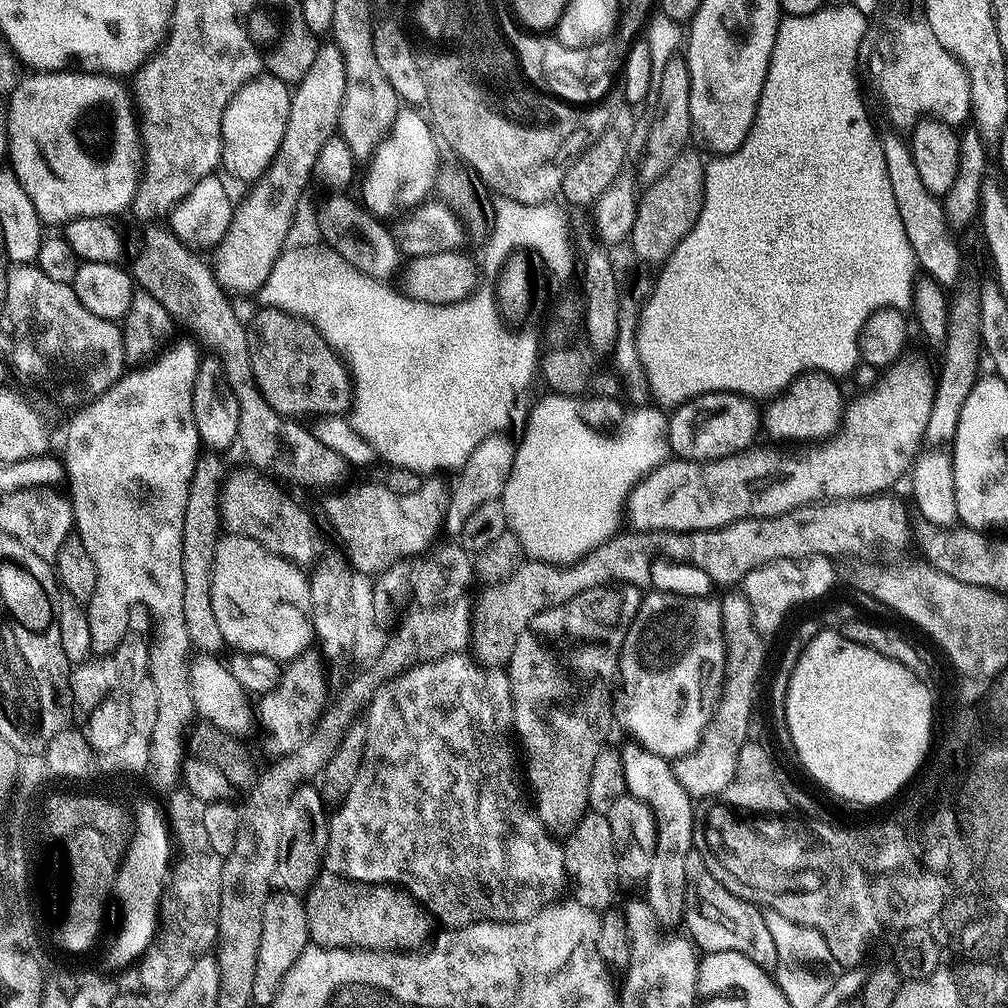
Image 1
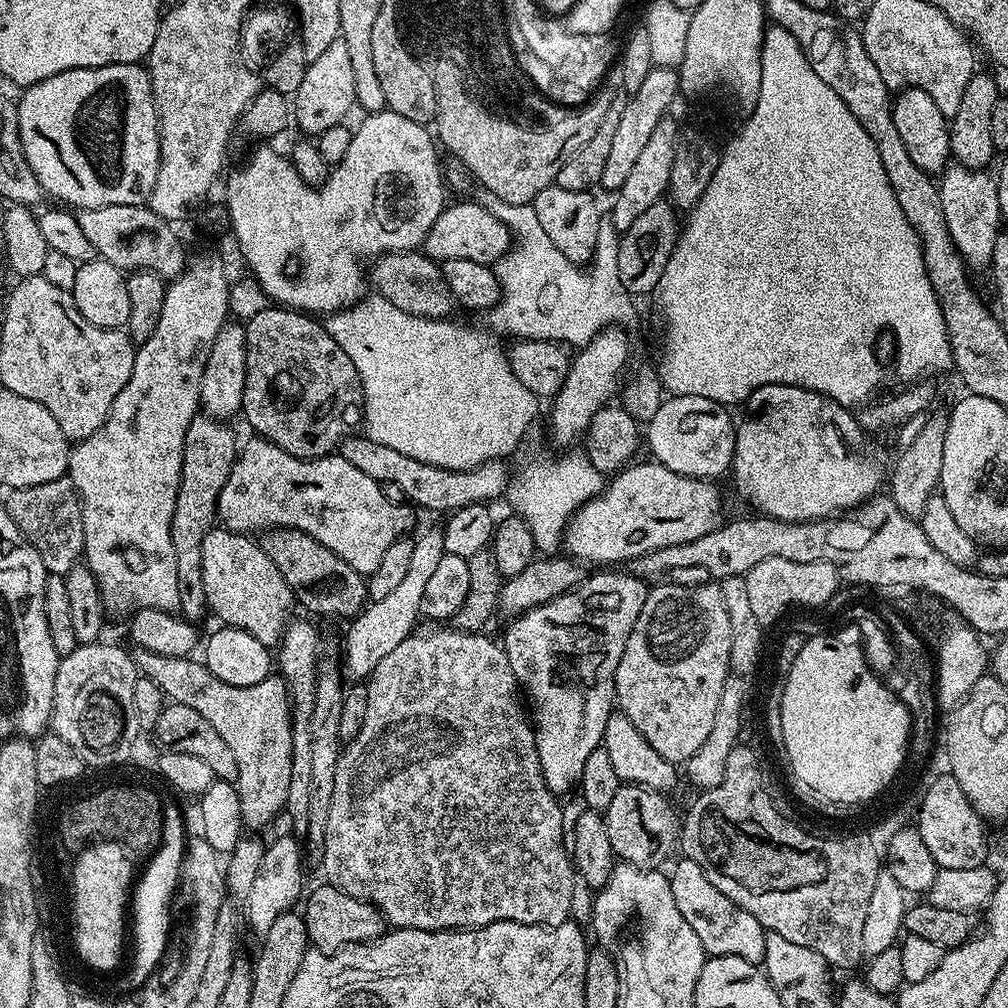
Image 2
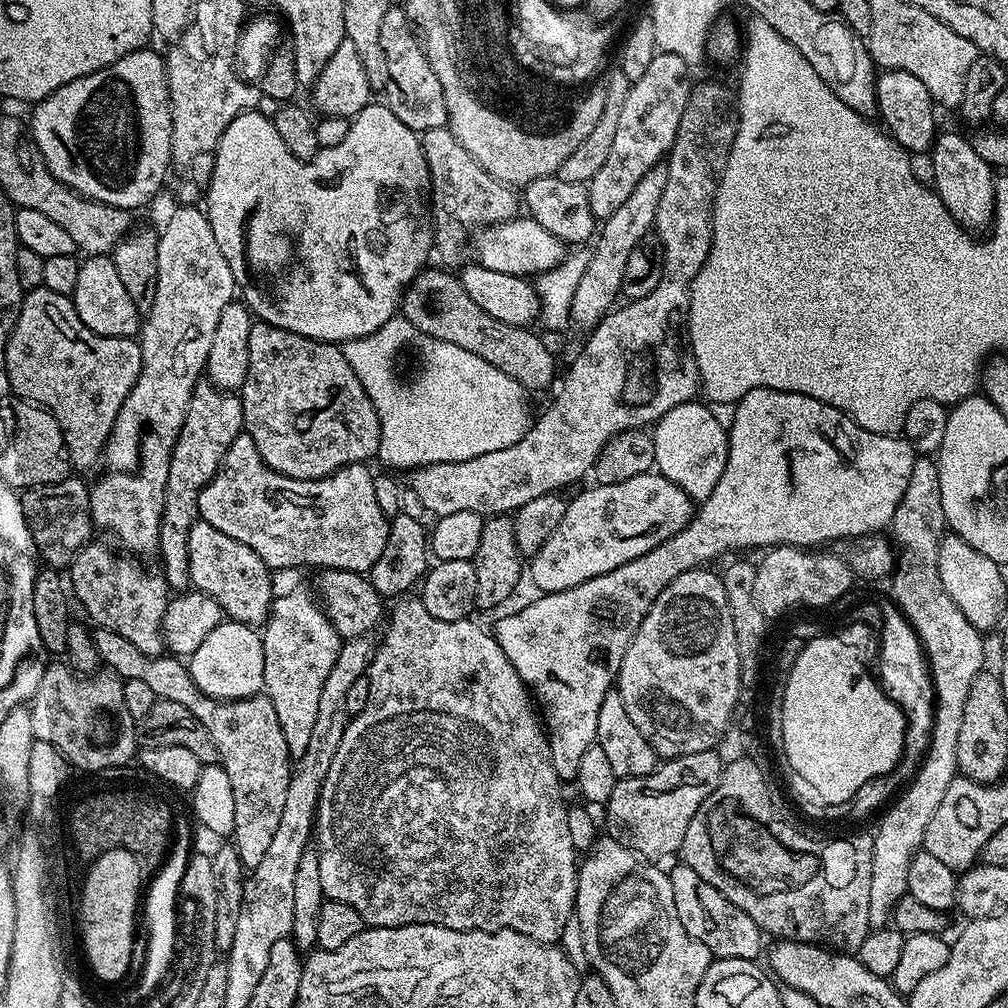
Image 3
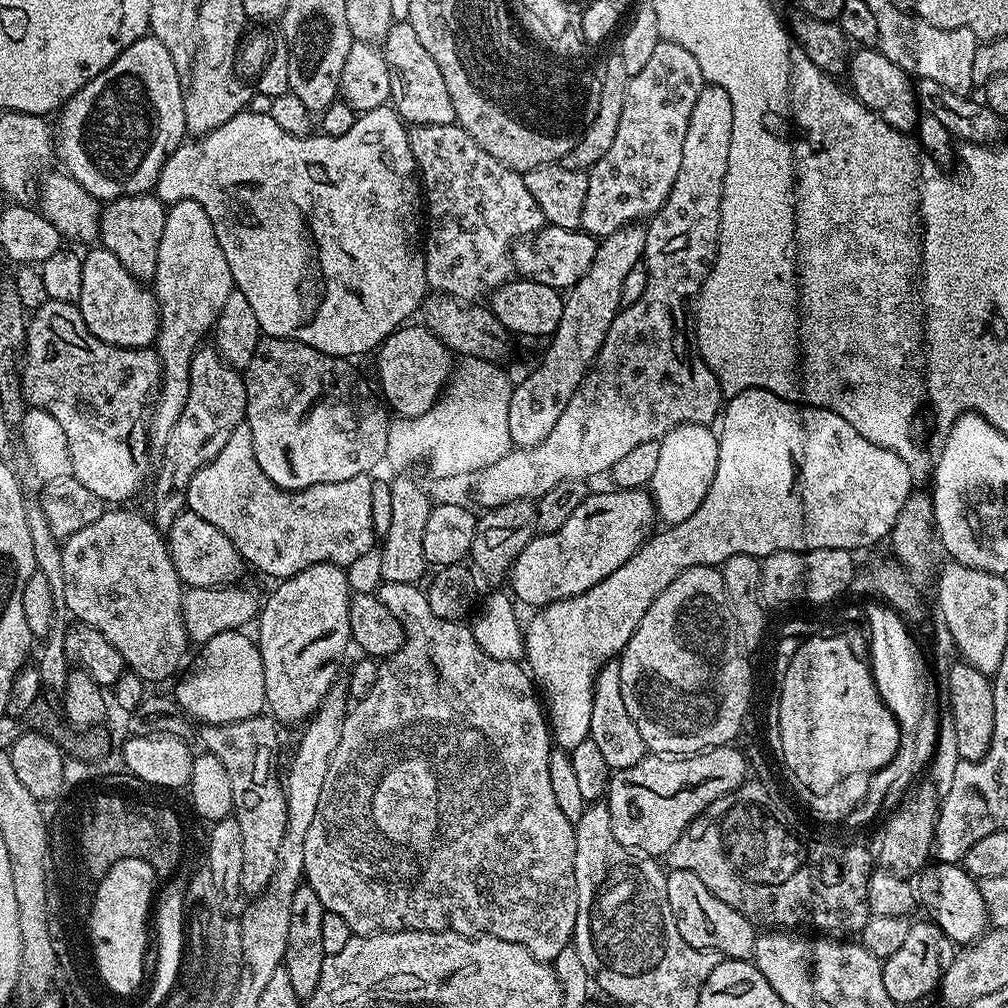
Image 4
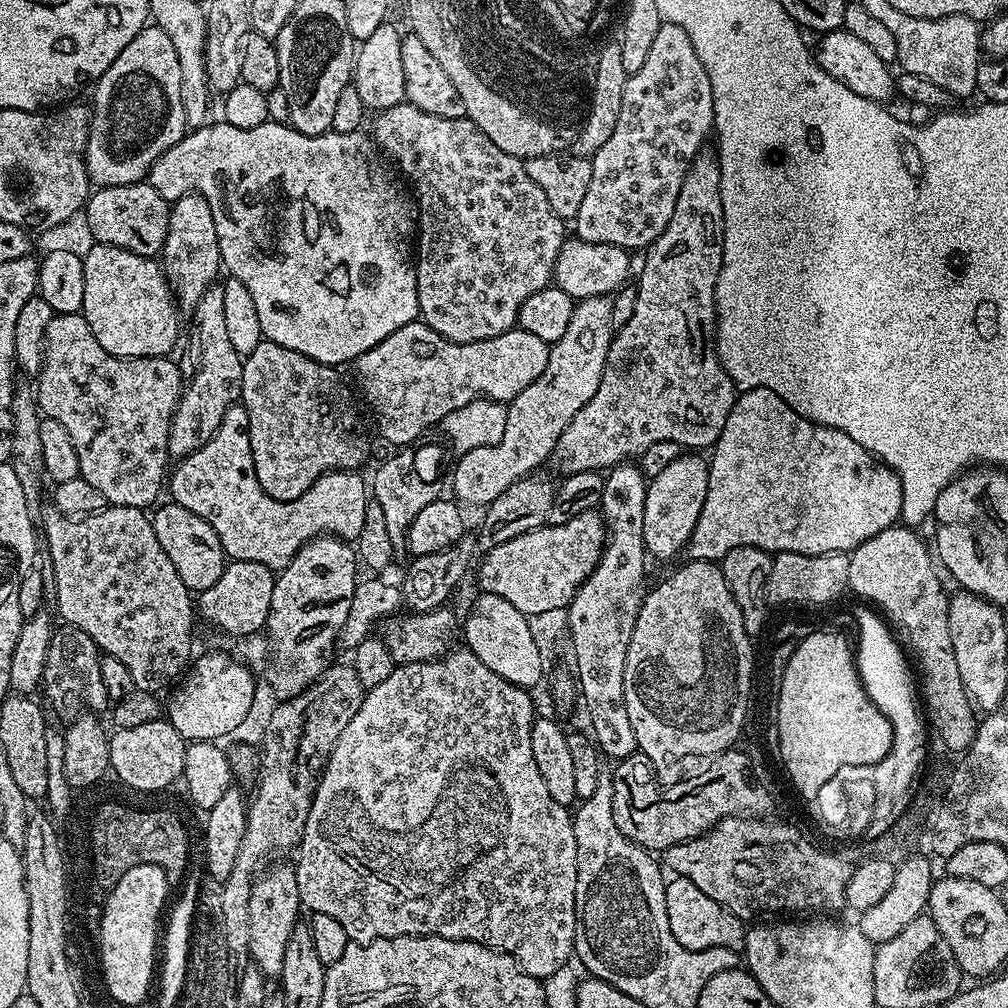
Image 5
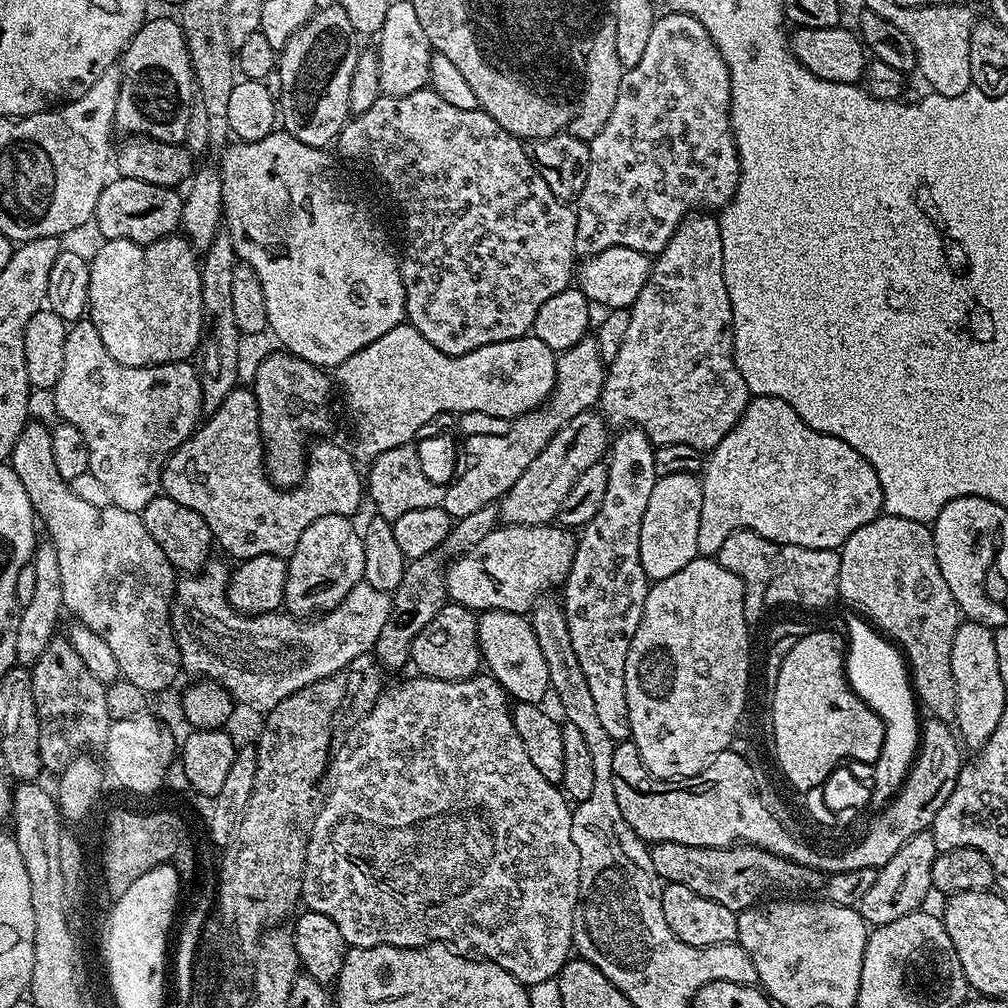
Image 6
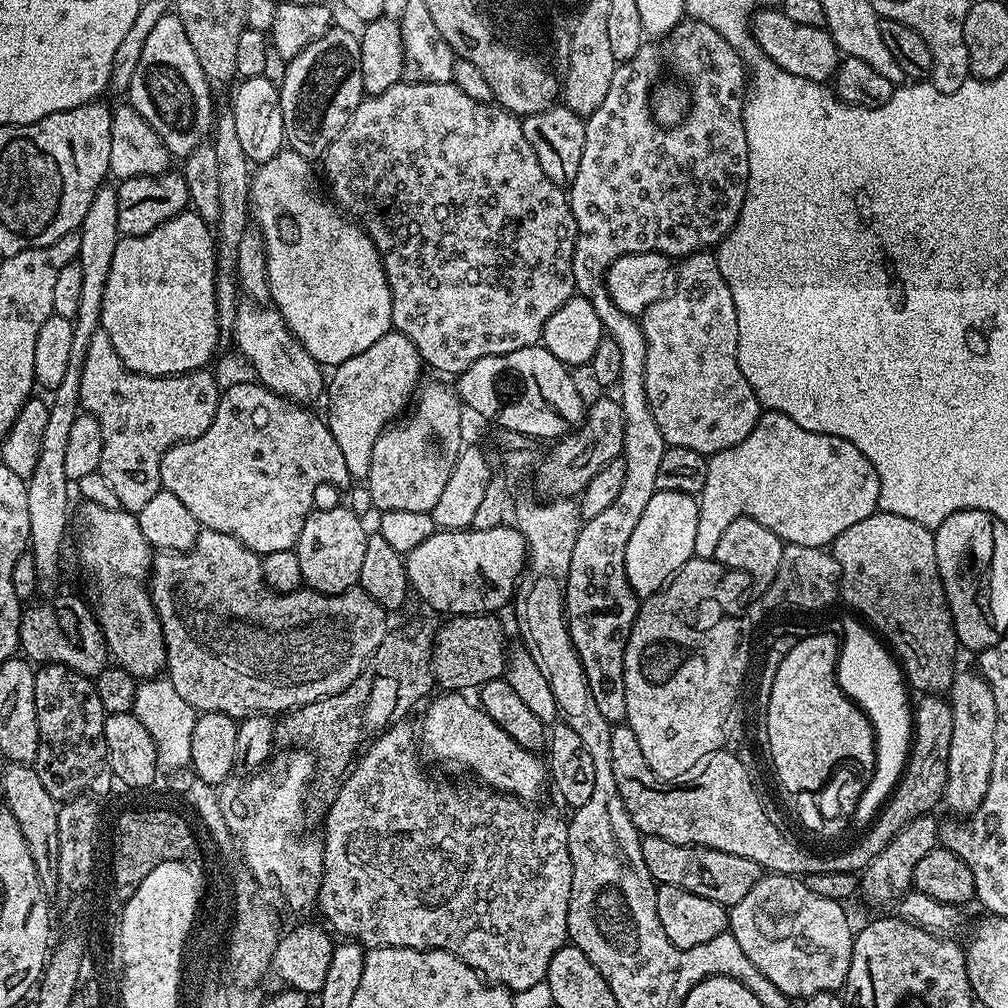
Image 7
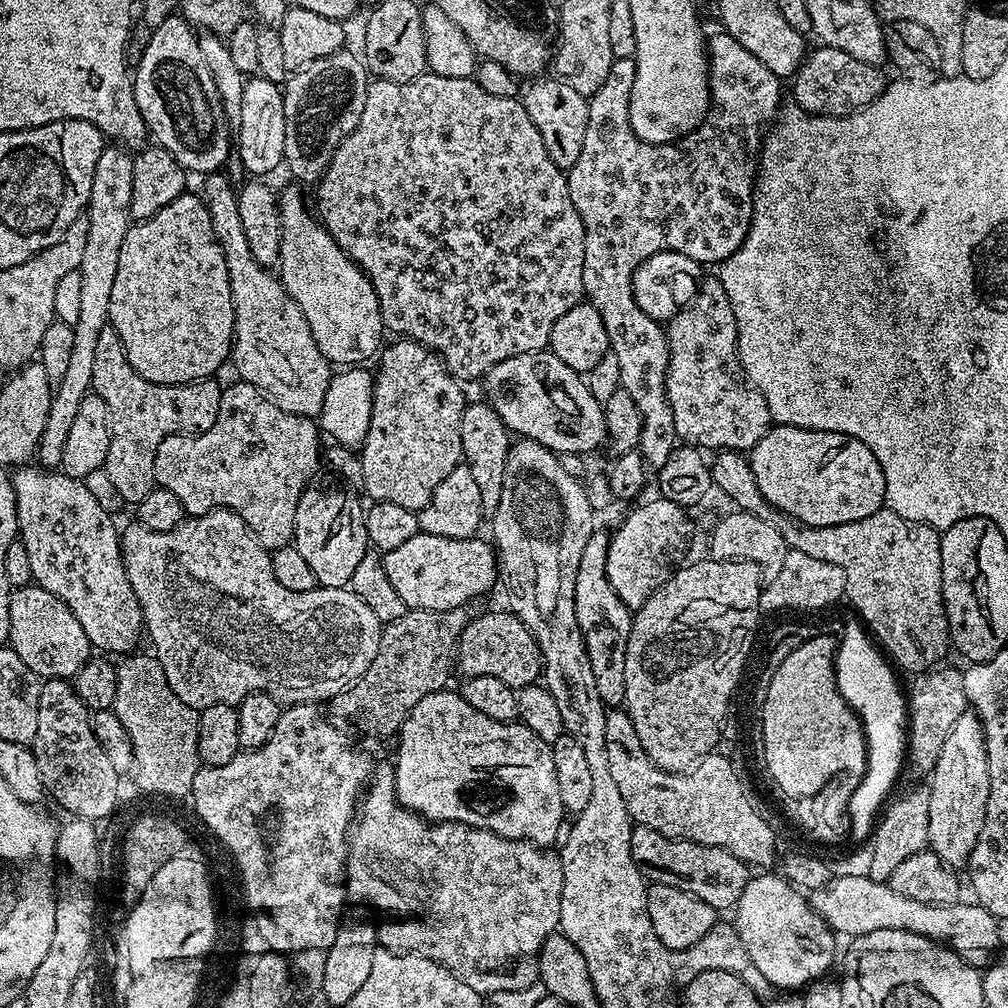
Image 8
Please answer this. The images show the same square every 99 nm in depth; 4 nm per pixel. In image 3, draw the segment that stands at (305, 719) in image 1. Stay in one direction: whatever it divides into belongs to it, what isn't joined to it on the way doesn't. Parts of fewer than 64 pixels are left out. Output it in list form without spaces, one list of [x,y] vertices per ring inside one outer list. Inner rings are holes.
[[[97,627],[92,637],[105,669],[111,670],[123,681],[146,682],[146,686],[150,686],[150,690],[154,690],[159,699],[186,706],[186,710],[190,710],[190,714],[194,714],[194,718],[198,718],[198,722],[208,728],[210,738],[214,738],[214,746],[218,746],[219,763],[223,764],[226,774],[230,774],[230,787],[234,789],[234,830],[230,837],[231,843],[245,869],[256,868],[278,830],[290,775],[290,753],[286,738],[282,738],[282,726],[278,723],[274,702],[270,702],[267,694],[243,700],[217,700],[198,688],[189,669],[177,657],[171,654],[142,654],[134,642],[122,638],[122,634],[114,634],[114,630],[109,628]]]

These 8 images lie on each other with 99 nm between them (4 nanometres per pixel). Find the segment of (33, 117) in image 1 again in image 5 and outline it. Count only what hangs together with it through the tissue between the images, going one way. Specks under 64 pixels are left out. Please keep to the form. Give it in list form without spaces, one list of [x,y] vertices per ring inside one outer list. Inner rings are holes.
[[[145,26],[134,42],[114,58],[110,70],[101,74],[92,90],[88,148],[84,151],[89,181],[101,188],[141,183],[152,169],[152,163],[186,134],[182,114],[182,69],[178,67],[178,53],[166,30]]]

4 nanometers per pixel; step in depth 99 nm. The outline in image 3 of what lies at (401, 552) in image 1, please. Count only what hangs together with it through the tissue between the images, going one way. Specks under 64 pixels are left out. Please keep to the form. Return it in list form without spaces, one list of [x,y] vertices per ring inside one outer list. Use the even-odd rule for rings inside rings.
[[[243,431],[230,442],[230,450],[226,450],[220,468],[198,498],[199,519],[210,522],[210,526],[222,530],[222,534],[230,534],[230,538],[242,542],[242,546],[250,546],[270,570],[316,564],[317,569],[337,568],[368,574],[386,546],[390,520],[382,514],[378,498],[374,498],[374,476],[366,469],[364,464],[347,464],[330,476],[295,480],[266,466],[250,434]]]

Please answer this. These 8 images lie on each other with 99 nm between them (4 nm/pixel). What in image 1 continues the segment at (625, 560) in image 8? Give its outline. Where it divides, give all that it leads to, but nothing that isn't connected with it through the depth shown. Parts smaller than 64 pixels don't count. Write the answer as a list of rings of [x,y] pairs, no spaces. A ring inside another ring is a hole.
[[[713,390],[705,396],[696,396],[685,404],[679,405],[676,412],[667,417],[666,437],[673,457],[681,460],[721,460],[723,456],[733,456],[735,452],[745,451],[753,443],[756,428],[761,425],[762,418],[753,401],[747,396],[739,396],[736,392]]]

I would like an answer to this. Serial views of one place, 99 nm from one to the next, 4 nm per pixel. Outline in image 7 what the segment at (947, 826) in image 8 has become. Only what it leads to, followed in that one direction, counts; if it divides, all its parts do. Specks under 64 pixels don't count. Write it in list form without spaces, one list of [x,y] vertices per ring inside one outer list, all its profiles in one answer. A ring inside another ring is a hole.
[[[957,671],[950,689],[950,703],[954,714],[954,734],[950,734],[950,758],[943,803],[952,812],[971,814],[986,798],[986,786],[990,786],[990,770],[994,766],[994,738],[998,726],[998,706],[994,702],[994,690],[979,671]]]

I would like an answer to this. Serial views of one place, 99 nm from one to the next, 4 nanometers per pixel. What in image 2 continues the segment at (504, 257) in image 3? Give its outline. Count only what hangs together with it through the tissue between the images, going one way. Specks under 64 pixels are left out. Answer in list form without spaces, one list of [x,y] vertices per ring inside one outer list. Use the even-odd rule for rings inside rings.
[[[464,200],[461,204],[449,203],[442,210],[442,214],[438,214],[438,222],[434,222],[434,226],[428,231],[422,252],[437,262],[467,258],[469,262],[482,262],[492,266],[507,254],[513,243],[512,231],[498,218],[494,218],[490,210],[486,210],[479,202],[472,201],[471,204],[470,201]]]

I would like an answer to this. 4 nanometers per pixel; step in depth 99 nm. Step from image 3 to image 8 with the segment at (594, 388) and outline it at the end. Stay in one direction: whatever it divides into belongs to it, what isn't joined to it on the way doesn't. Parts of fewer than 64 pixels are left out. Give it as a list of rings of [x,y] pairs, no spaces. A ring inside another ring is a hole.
[[[701,279],[699,281],[695,298],[685,308],[682,308],[679,314],[667,321],[666,337],[668,340],[668,373],[664,376],[664,396],[668,399],[669,410],[672,412],[673,428],[676,431],[677,441],[683,442],[685,445],[691,445],[699,450],[712,448],[711,450],[723,450],[725,452],[738,452],[741,454],[747,453],[767,434],[769,428],[773,427],[774,421],[770,410],[766,406],[766,402],[762,398],[762,394],[749,386],[741,373],[740,361],[736,359],[736,319],[719,279]]]

